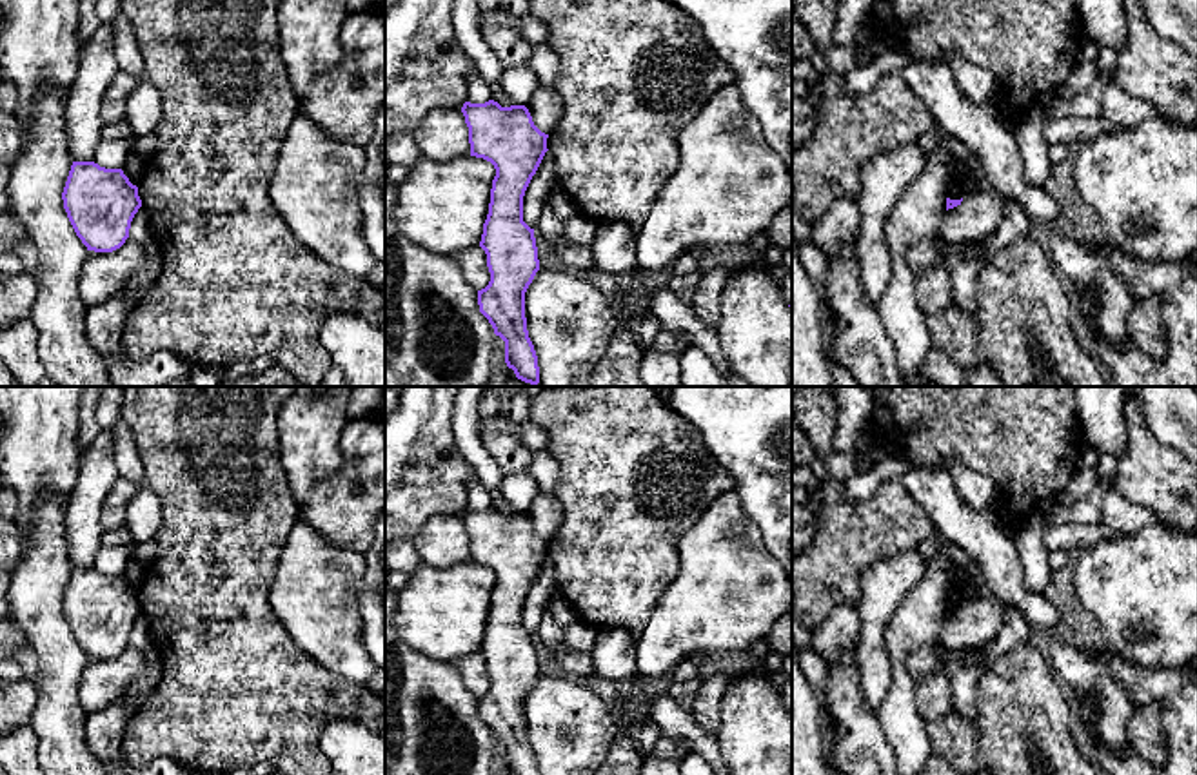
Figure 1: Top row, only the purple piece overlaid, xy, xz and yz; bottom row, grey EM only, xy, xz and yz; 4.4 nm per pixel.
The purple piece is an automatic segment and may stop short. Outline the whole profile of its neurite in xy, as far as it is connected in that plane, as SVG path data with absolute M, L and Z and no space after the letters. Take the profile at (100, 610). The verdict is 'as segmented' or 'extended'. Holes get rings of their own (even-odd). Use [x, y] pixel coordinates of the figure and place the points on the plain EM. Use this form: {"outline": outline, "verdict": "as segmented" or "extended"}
{"outline": "M73 568L62 606L76 643L94 659L120 655L142 613L138 594L122 575L105 575L94 568Z", "verdict": "as segmented"}

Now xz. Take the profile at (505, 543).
{"outline": "M494 506L485 510L465 508L461 519L469 534L470 563L483 564L496 575L489 621L480 648L490 679L489 692L478 697L480 719L489 726L494 741L505 748L505 770L509 775L539 775L525 724L525 699L539 677L539 666L534 635L523 628L523 603L549 557L549 541L534 532L525 512L501 514Z", "verdict": "as segmented"}

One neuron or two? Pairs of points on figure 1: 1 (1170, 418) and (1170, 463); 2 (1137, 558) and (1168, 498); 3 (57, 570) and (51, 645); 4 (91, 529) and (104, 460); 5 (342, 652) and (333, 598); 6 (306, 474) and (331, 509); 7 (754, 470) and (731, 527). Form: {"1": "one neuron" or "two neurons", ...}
{"1": "two neurons", "2": "two neurons", "3": "one neuron", "4": "one neuron", "5": "one neuron", "6": "two neurons", "7": "two neurons"}

